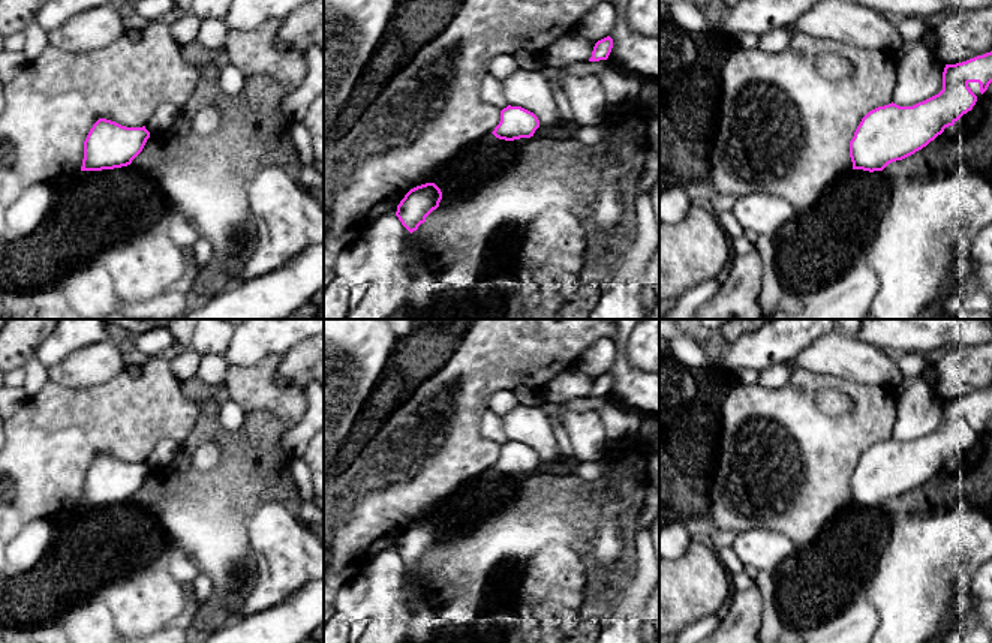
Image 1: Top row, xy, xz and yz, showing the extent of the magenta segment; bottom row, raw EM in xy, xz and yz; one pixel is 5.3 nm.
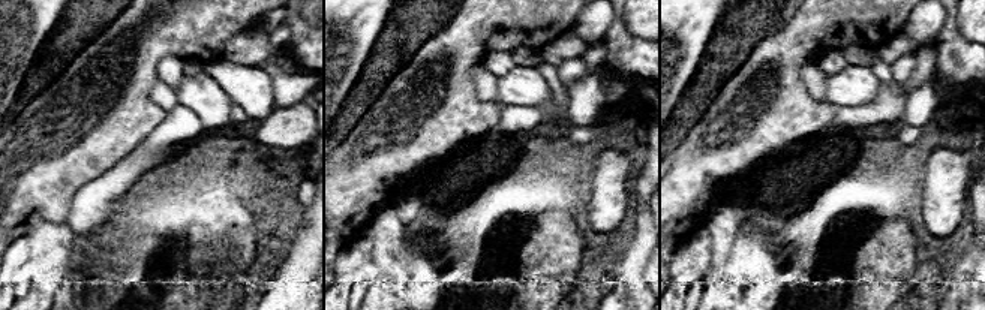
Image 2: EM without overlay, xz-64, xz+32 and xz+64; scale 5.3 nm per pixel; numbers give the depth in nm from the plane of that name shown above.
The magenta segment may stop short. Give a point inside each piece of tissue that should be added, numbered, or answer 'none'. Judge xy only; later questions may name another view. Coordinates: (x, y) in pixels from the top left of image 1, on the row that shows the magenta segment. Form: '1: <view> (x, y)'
none

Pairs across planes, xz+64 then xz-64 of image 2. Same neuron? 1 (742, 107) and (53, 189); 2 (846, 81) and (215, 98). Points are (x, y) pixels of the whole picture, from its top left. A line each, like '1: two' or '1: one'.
1: one
2: one

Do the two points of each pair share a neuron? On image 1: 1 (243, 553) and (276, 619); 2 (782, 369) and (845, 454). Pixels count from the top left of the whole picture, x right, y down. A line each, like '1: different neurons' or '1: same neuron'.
1: different neurons
2: different neurons

